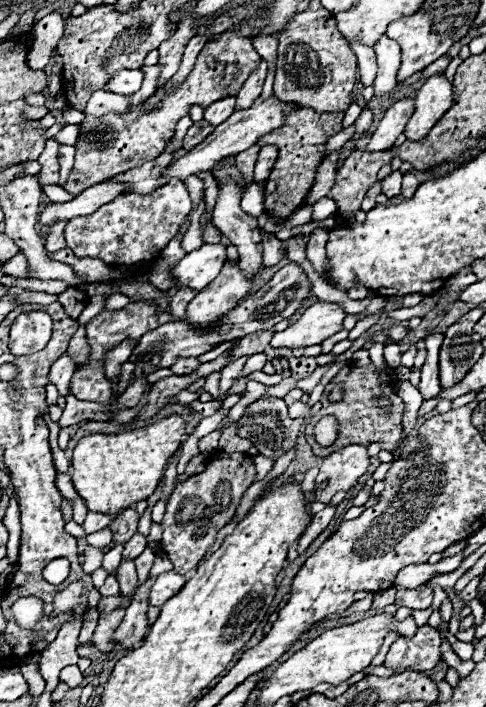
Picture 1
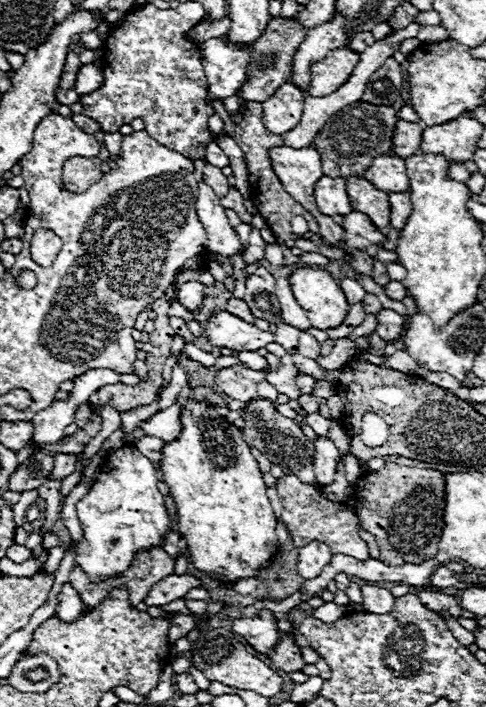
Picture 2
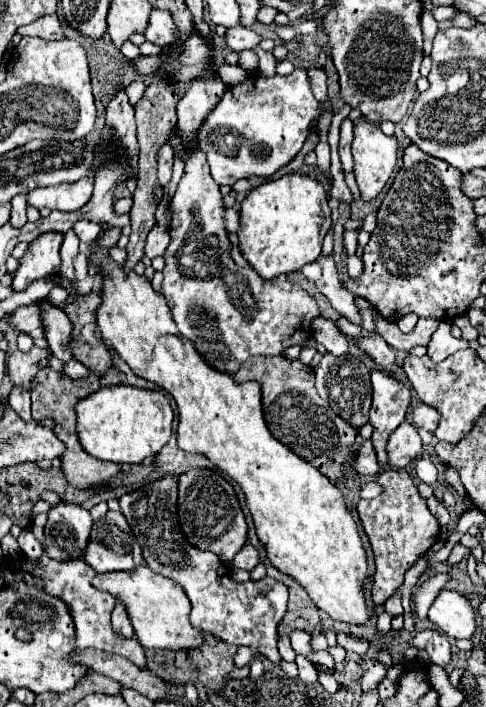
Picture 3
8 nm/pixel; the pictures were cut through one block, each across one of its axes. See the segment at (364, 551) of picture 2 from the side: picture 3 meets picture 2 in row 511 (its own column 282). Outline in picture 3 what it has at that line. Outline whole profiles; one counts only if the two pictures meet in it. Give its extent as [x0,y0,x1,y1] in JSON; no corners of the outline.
[162,68,320,374]

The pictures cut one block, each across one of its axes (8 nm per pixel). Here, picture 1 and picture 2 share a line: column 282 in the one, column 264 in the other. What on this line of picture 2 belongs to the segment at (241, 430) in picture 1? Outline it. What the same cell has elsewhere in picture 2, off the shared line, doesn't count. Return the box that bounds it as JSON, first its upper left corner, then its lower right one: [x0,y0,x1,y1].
[244,400,316,484]

